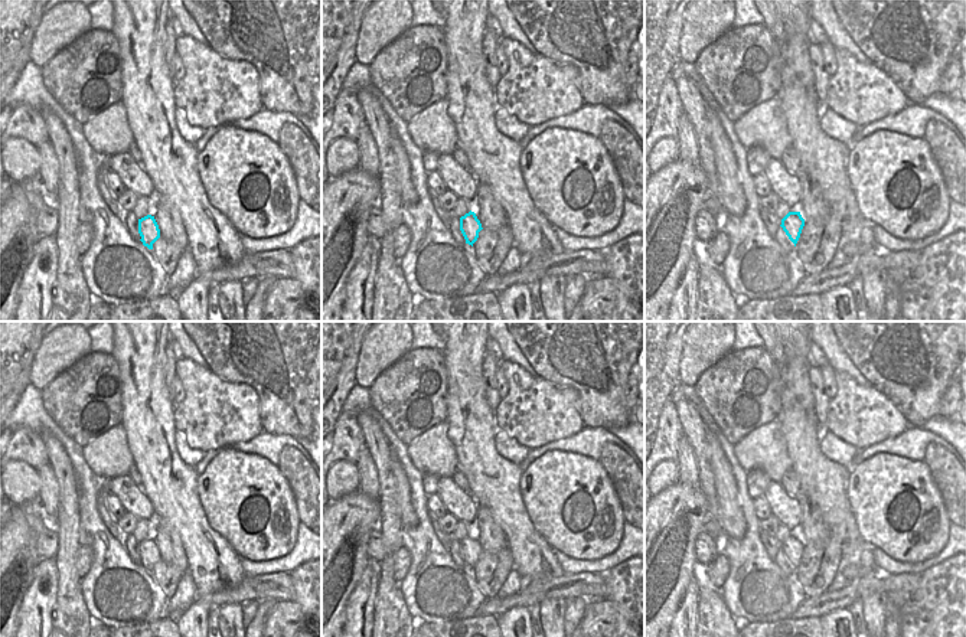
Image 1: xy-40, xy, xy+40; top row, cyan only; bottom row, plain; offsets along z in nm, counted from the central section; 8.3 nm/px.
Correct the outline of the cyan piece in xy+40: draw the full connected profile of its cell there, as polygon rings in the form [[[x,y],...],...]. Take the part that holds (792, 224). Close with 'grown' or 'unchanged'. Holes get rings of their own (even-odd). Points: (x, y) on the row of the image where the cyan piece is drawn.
[[[789,212],[783,219],[781,225],[783,231],[789,236],[789,239],[794,244],[797,244],[802,229],[805,226],[805,219],[802,218],[800,212]]]; unchanged

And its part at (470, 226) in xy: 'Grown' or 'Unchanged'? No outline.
Unchanged.

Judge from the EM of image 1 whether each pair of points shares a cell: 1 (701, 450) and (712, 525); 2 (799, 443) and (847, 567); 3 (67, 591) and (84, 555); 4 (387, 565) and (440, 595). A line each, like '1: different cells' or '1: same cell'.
1: same cell
2: same cell
3: different cells
4: different cells

